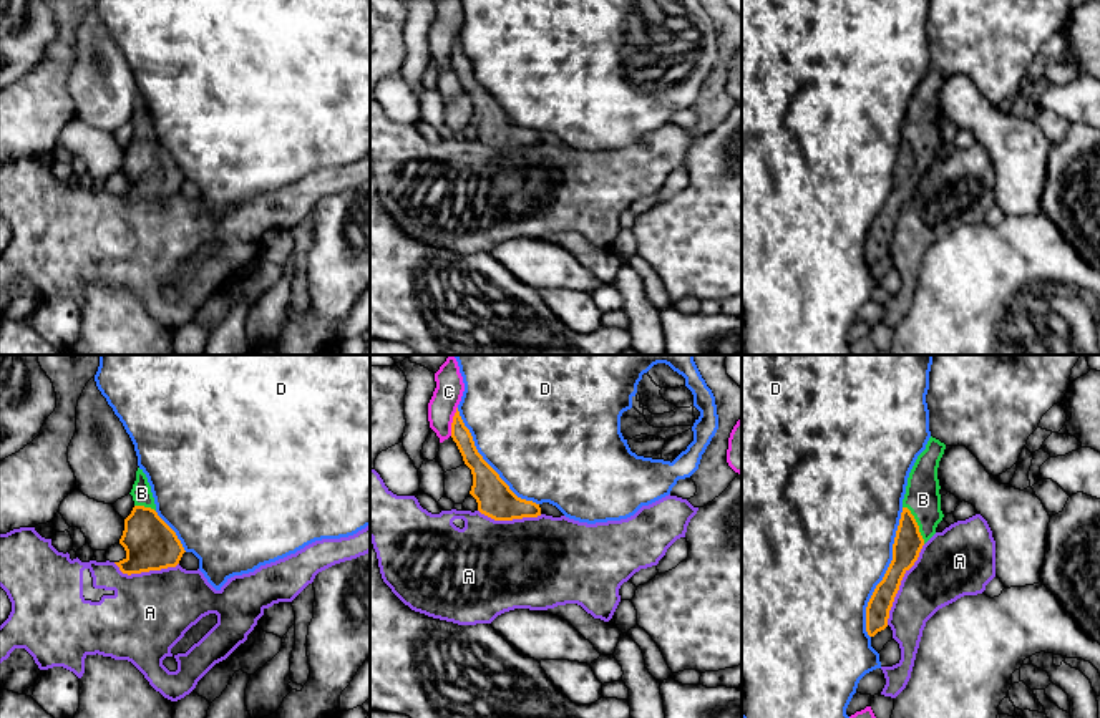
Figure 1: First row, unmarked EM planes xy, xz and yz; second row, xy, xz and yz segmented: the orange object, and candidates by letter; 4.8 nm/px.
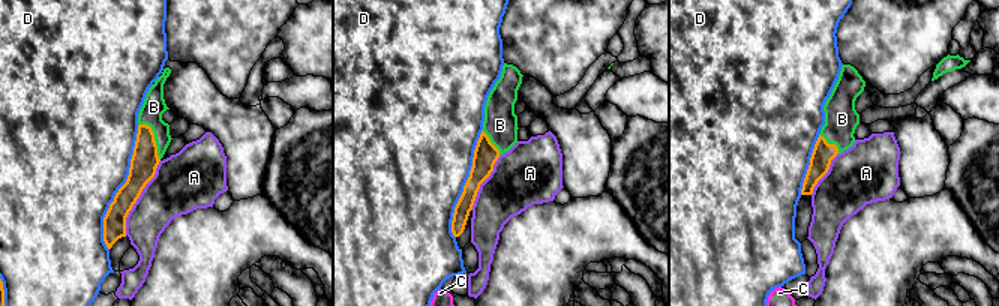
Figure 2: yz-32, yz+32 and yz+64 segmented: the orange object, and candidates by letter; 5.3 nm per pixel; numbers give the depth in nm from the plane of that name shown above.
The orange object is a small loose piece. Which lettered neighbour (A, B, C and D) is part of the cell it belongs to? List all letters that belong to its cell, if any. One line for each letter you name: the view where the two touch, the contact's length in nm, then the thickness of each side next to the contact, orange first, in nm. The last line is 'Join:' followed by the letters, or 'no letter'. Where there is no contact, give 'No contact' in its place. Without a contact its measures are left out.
B: Touches orange in yz. Shared border 220 nm. Thickness 140 nm (orange) against 170 nm
Join: B

